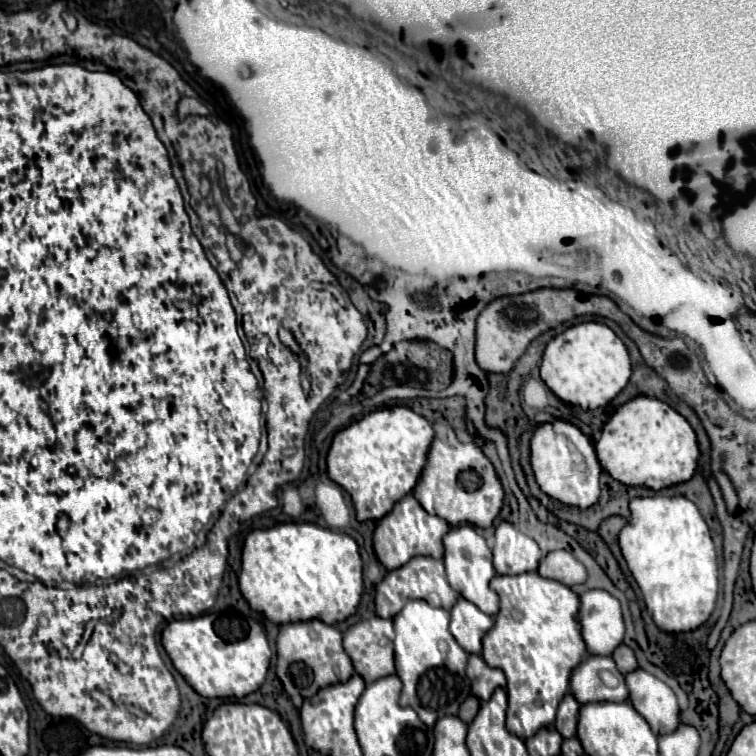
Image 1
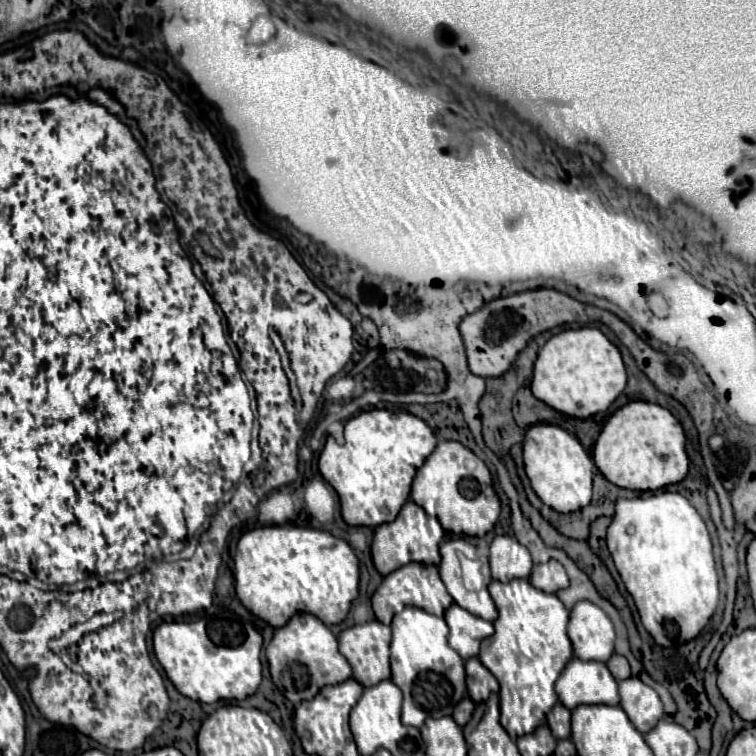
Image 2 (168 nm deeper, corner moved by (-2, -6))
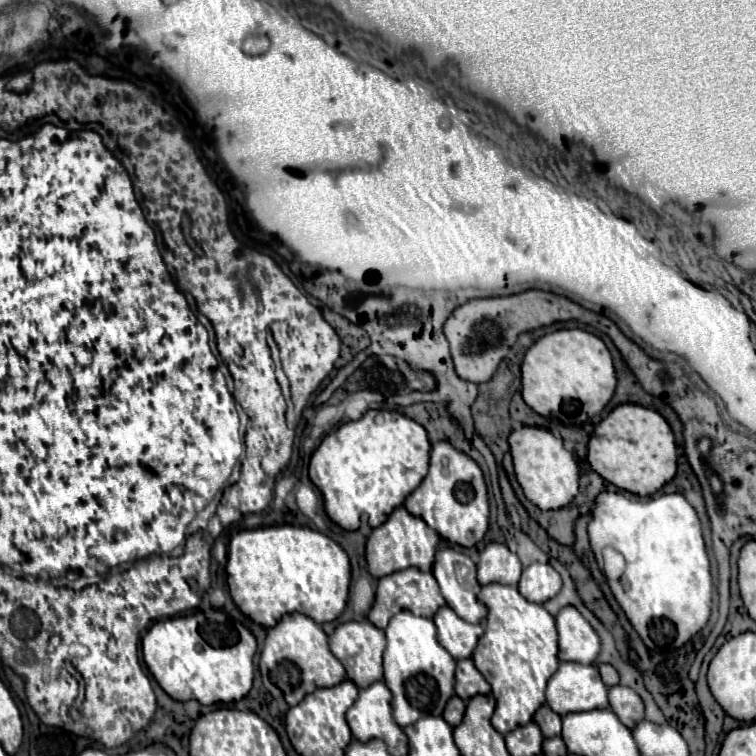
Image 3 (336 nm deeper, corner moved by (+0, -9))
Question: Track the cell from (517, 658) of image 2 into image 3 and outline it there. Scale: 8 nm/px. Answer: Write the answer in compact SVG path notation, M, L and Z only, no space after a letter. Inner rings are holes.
M490 583L482 587L478 597L488 607L488 617L486 631L474 649L472 661L484 679L488 679L496 697L492 725L498 733L506 735L516 727L528 725L532 715L546 703L546 683L560 665L556 621L544 605L530 603L516 587Z

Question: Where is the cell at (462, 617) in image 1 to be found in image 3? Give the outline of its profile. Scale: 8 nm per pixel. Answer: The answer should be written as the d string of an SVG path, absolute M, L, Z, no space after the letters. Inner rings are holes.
M442 607L434 615L434 623L438 627L438 641L440 645L454 657L454 659L468 659L482 637L484 629L480 625L472 625L460 619L450 607Z

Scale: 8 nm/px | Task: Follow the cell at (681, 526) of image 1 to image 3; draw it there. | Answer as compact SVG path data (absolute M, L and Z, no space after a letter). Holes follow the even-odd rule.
M600 493L592 511L592 523L588 525L590 543L596 559L602 561L602 549L610 547L624 555L626 569L620 579L610 579L608 585L624 609L628 621L638 631L650 651L678 649L690 637L694 637L710 617L712 609L712 575L710 561L702 537L700 519L694 507L680 495L658 495L648 501L630 501L620 493Z

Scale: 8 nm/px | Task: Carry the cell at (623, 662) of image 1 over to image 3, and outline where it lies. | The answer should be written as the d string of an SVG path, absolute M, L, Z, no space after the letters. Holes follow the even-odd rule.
M608 663L606 665L598 665L598 669L600 669L600 675L602 675L602 679L604 679L604 683L608 687L614 687L614 685L620 683L620 675L612 665L608 665Z

